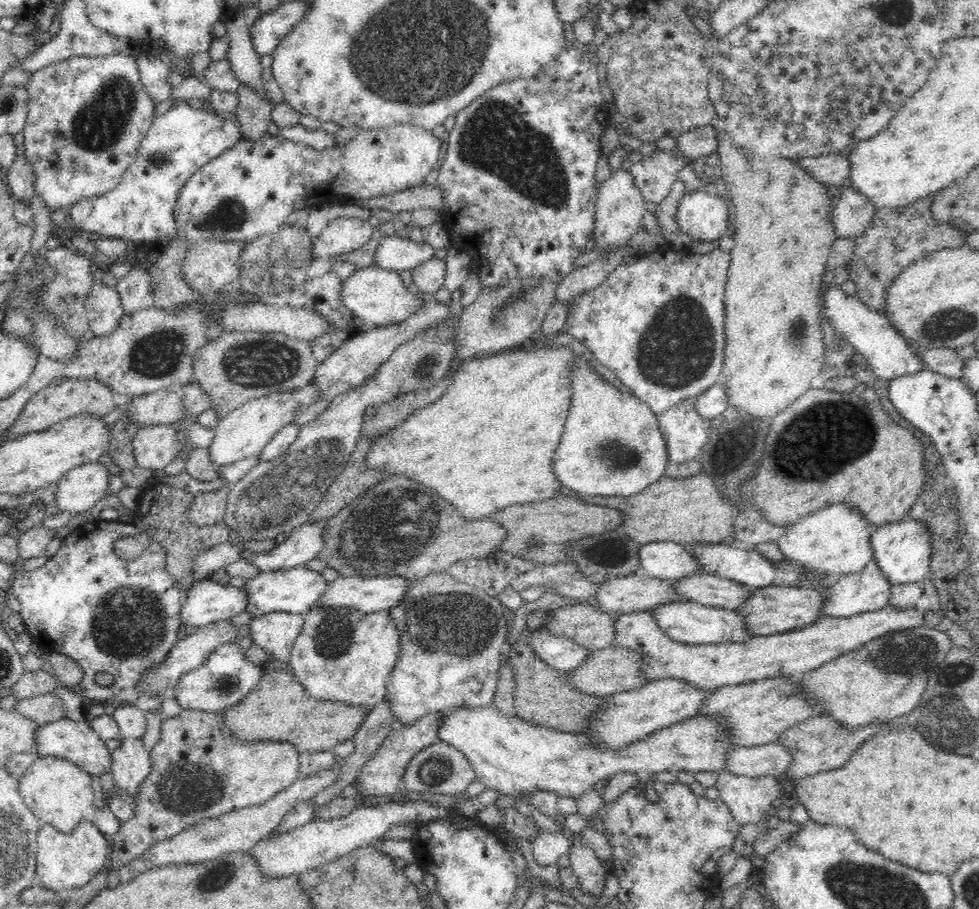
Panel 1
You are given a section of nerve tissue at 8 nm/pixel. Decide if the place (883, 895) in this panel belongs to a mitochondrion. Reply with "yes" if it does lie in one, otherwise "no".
yes

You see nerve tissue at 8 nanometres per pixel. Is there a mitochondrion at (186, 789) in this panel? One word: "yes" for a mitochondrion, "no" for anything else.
yes

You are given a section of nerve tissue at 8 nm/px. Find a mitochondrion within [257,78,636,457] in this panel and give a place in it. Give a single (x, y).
(496, 138)

